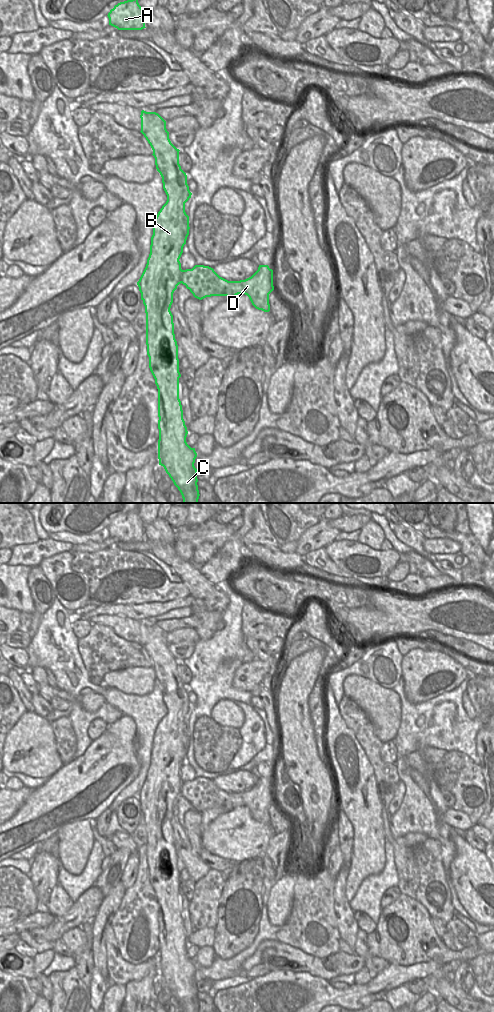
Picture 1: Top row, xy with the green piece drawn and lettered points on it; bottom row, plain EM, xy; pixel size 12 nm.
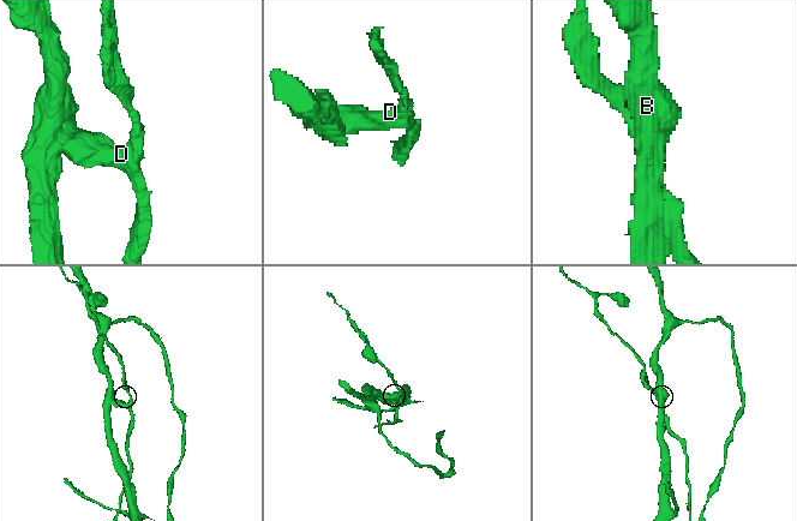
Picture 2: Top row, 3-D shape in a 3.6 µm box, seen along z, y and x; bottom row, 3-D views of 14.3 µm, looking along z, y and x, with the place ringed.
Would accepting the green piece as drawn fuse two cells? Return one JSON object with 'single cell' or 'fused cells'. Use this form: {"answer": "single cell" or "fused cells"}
{"answer": "fused cells"}

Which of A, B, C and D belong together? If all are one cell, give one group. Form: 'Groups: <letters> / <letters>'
Groups: A B C / D.

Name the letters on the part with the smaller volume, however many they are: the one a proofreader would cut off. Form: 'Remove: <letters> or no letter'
Remove: D.

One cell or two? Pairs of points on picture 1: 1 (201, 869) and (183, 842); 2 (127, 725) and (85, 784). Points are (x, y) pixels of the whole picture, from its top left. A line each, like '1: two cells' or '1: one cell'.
1: one cell
2: one cell

